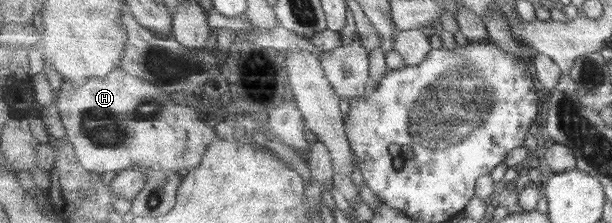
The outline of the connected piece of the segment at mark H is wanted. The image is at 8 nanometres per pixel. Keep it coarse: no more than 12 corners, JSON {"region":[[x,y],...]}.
{"region":[[122,68],[56,106],[94,173],[191,171],[220,140]]}

